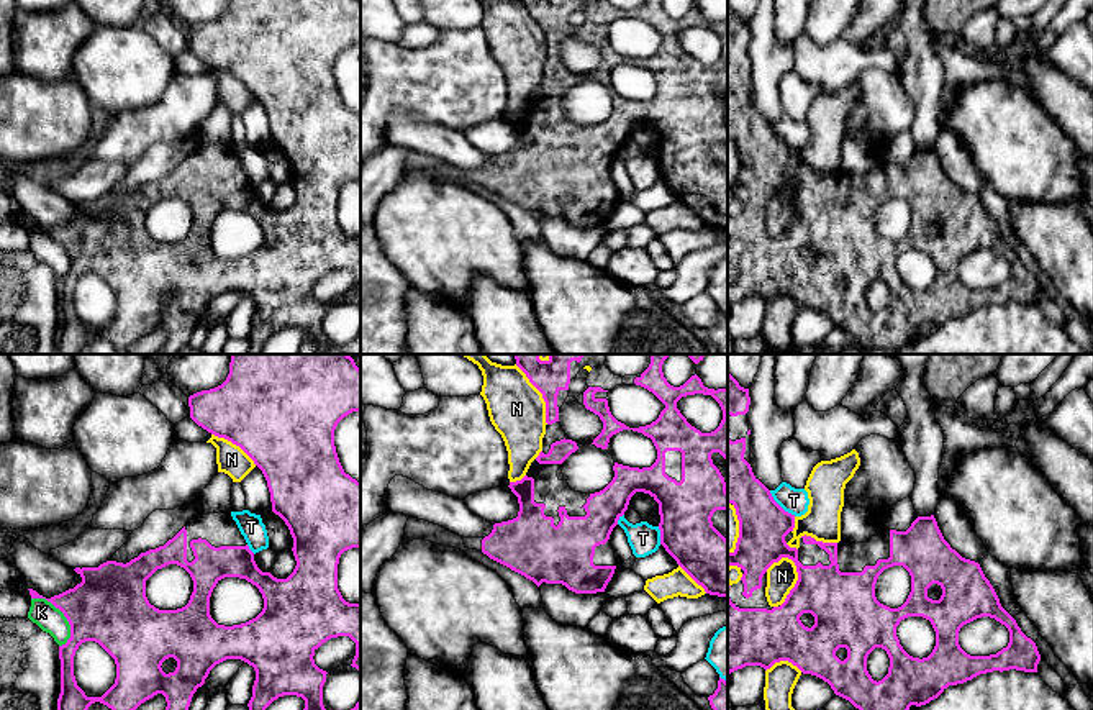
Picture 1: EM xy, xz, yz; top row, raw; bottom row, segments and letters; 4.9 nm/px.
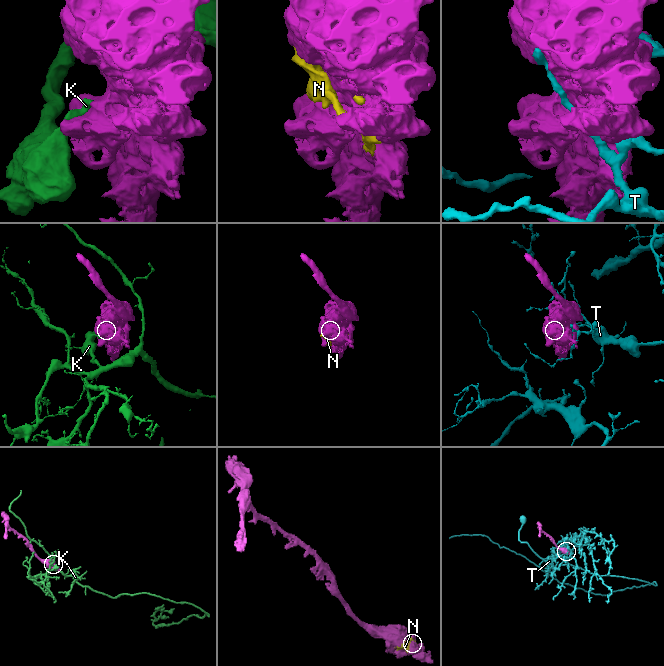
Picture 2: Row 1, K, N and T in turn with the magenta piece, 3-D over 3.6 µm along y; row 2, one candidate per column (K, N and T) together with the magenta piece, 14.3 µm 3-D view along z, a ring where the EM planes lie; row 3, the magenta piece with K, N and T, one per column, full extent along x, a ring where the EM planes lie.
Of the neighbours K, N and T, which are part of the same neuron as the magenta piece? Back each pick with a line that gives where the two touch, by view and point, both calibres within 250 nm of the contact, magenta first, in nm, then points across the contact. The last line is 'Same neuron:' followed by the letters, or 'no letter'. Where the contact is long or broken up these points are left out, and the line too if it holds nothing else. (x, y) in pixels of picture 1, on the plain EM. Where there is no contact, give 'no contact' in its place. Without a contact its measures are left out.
Same neuron: no letter

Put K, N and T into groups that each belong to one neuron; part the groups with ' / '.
K / N / T

